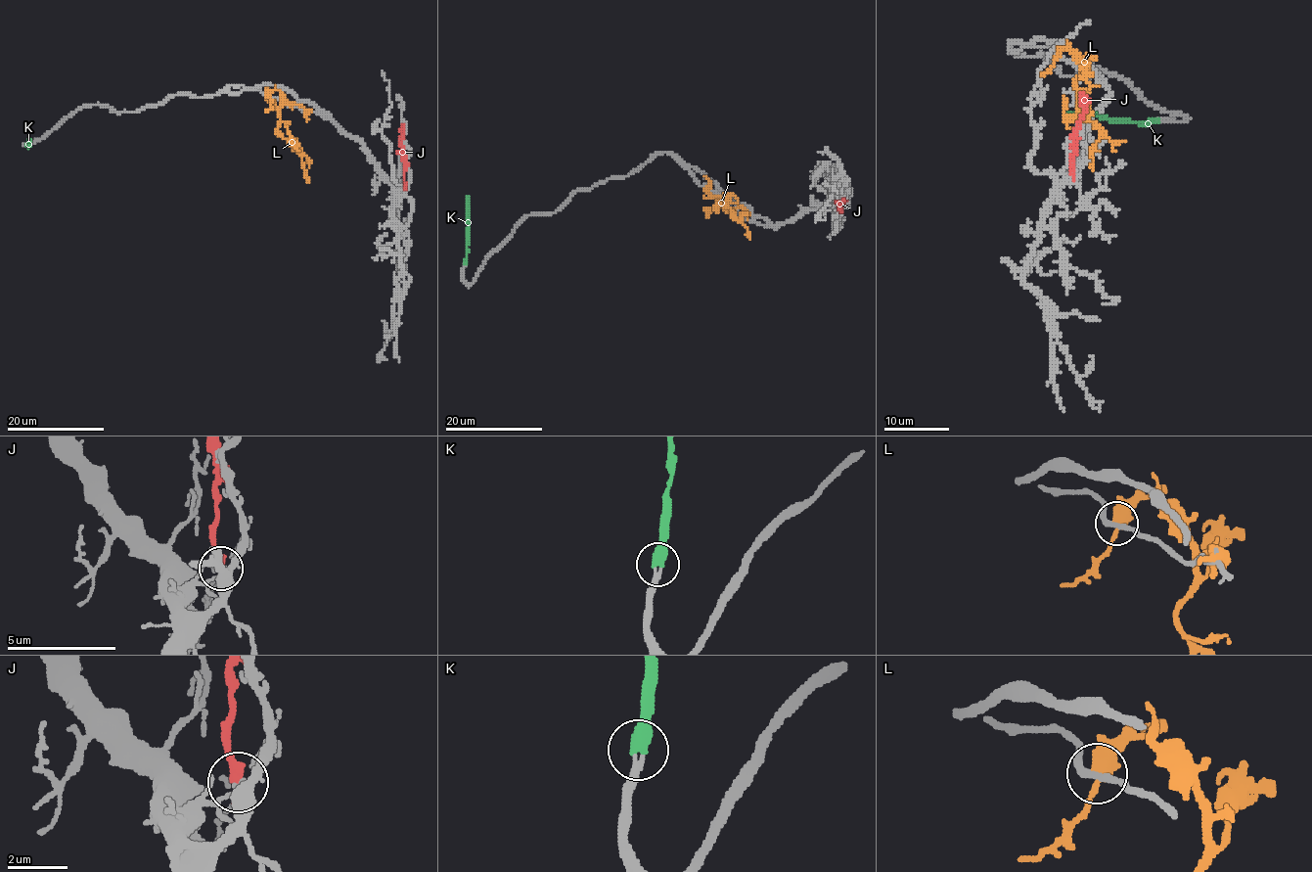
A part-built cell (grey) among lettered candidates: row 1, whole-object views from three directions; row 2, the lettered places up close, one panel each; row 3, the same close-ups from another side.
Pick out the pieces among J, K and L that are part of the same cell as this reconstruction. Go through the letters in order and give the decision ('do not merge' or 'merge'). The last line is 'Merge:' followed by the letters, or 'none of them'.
J: do not merge
K: merge
L: do not merge
Merge: K

